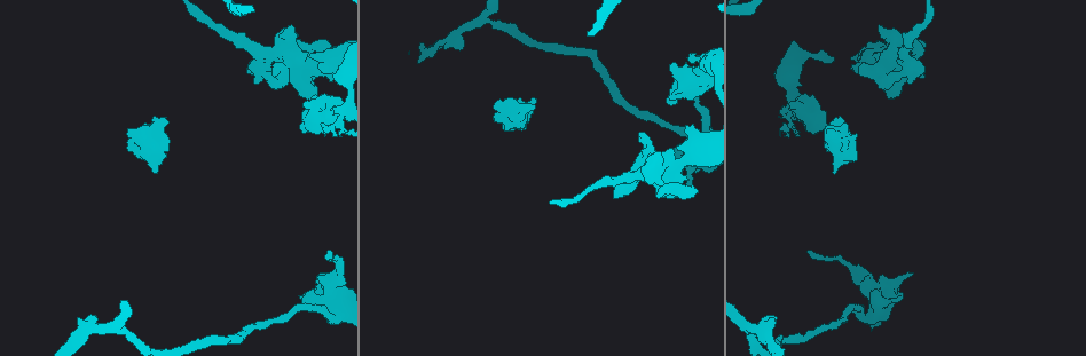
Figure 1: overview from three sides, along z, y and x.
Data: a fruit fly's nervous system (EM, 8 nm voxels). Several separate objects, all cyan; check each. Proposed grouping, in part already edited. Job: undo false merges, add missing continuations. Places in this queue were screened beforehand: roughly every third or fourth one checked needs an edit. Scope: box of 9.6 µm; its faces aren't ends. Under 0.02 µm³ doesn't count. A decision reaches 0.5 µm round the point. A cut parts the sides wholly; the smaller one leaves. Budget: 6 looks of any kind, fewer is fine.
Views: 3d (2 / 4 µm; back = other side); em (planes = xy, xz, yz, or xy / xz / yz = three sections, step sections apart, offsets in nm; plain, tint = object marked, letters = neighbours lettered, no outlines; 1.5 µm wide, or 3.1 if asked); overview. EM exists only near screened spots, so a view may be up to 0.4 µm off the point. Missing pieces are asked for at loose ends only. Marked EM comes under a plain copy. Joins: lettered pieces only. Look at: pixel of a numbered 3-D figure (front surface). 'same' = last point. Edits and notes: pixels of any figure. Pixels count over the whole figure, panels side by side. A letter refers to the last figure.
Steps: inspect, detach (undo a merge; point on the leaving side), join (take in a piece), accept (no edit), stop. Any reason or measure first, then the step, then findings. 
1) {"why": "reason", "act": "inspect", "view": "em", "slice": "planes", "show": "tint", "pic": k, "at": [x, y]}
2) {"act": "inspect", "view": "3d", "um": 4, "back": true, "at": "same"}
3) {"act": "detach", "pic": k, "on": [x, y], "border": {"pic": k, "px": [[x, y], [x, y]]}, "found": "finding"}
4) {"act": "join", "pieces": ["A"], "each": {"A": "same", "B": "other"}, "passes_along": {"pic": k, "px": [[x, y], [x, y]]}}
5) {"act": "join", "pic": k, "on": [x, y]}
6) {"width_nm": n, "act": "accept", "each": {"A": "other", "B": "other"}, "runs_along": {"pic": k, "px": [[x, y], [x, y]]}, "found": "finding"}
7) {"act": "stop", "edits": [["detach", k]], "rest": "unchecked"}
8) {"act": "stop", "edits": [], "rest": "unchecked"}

{"why": "looks like a crossing", "act": "inspect", "view": "3d", "um": 4, "pic": 1, "at": [311, 67]}

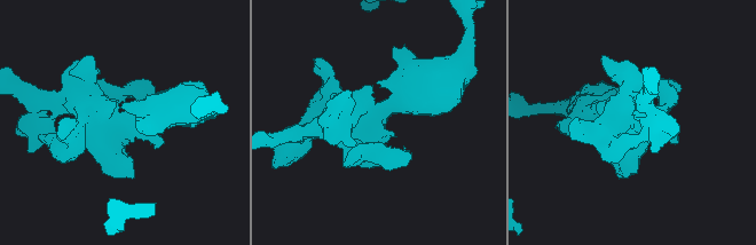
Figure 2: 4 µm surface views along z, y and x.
{"act": "inspect", "view": "em", "slice": "planes", "show": "tint", "pic": 2, "at": [380, 113]}

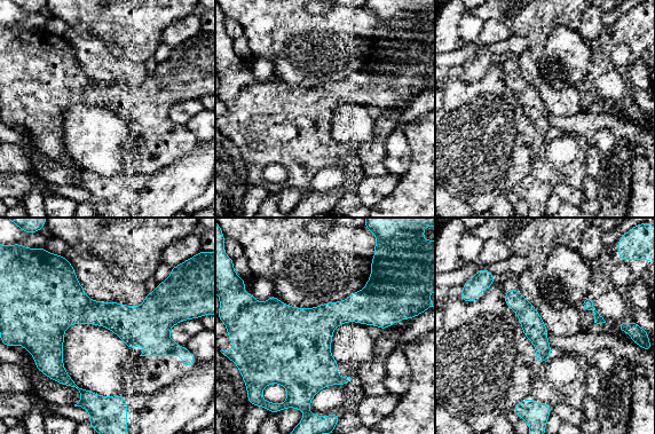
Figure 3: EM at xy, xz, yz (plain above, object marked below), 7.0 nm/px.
{"act": "inspect", "view": "em", "slice": "planes", "show": "letters", "at": "same"}

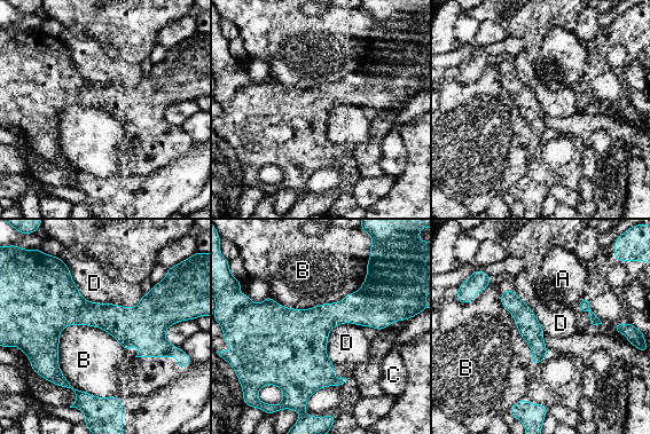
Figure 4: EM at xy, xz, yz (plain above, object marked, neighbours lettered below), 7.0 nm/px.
{"width_nm": 160, "act": "accept", "each": {"A": "other", "B": "other", "C": "other", "D": "other"}, "border": {"pic": 4, "px": [[65, 325], [60, 372], [112, 396]]}, "found": "all the same neuron"}

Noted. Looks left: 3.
{"why": "stops while still wide", "act": "inspect", "view": "3d", "um": 4, "pic": 1, "at": [668, 101]}

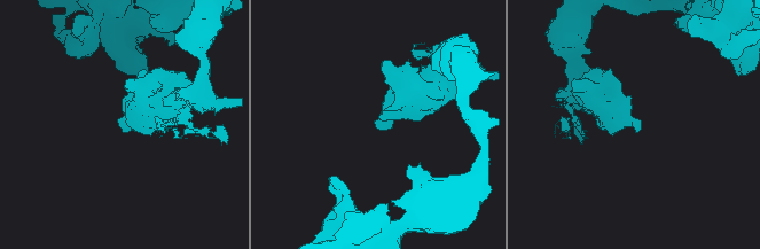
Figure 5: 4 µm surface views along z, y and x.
{"why": "shape alone is not enough", "act": "inspect", "view": "em", "slice": "xy", "step": 8, "show": "tint", "pic": 5, "at": [633, 124]}

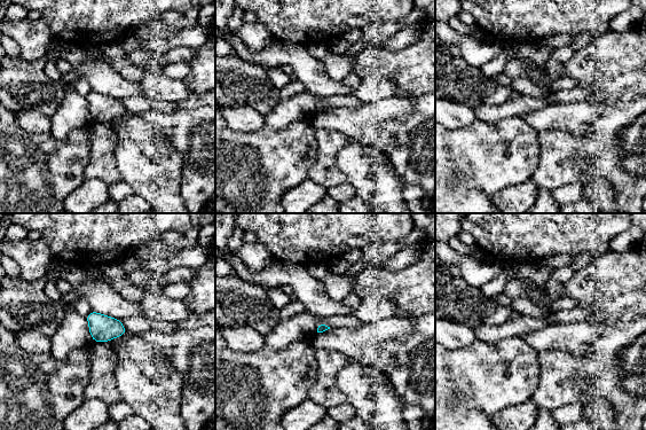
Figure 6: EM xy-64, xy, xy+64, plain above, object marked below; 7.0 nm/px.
{"why": "see the neighbours", "act": "inspect", "view": "em", "slice": "xy", "step": 8, "show": "letters", "at": "same"}

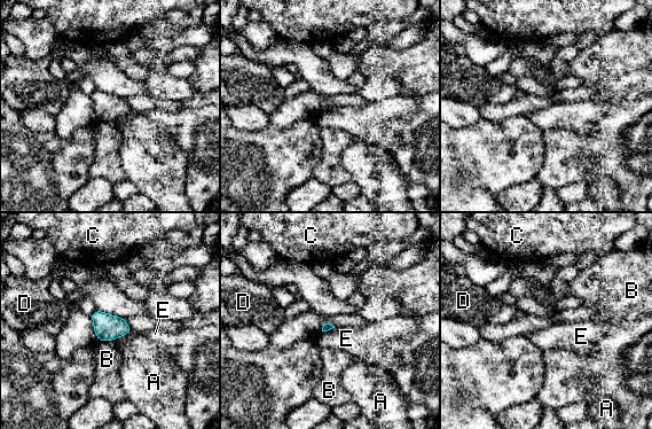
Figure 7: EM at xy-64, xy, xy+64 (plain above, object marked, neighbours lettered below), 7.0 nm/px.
{"act": "accept", "each": {"A": "other", "B": "other", "C": "other", "D": "other", "E": "other"}, "border": {"pic": 7, "px": [[128, 333], [117, 337]]}, "found": "none of them fits"}

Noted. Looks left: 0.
{"act": "stop", "edits": [], "rest": "unchecked"}

